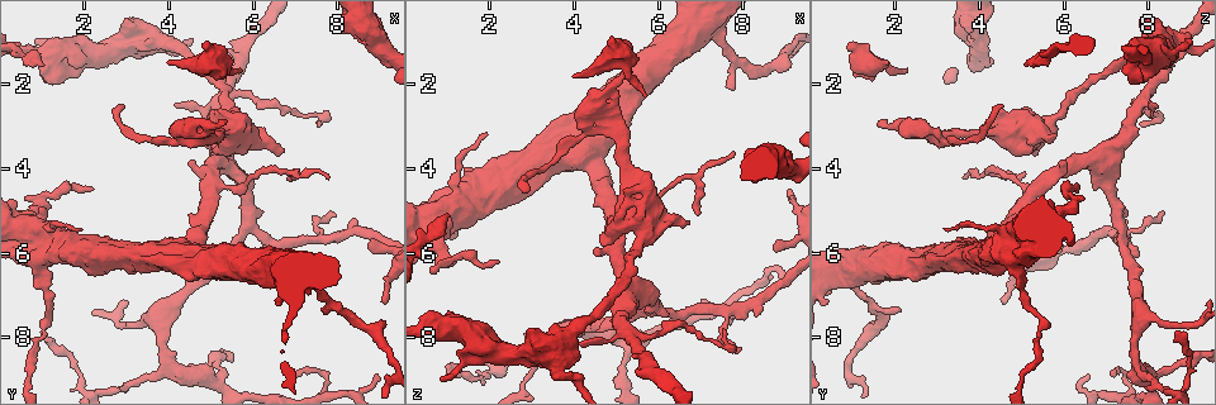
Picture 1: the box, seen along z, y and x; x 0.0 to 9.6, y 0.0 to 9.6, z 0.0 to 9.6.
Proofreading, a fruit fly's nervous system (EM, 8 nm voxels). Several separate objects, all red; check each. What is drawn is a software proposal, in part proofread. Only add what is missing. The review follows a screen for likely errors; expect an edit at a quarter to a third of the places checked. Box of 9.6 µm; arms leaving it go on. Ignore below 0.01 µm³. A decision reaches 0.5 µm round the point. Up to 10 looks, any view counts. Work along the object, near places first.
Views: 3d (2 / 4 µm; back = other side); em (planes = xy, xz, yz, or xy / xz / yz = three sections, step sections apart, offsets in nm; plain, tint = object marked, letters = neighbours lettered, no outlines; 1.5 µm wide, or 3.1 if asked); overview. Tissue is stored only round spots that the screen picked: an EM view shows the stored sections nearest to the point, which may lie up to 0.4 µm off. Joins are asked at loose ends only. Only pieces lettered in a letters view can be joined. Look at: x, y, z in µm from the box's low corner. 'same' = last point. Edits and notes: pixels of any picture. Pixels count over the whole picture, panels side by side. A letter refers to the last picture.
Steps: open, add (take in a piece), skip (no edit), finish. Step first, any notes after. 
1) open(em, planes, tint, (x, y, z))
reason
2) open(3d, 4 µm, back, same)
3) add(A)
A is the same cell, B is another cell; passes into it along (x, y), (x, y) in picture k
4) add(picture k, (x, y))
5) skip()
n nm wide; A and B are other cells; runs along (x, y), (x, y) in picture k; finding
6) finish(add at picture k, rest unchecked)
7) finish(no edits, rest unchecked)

open(3d, 2 µm, (6.65, 3.50, 5.30))
branch stops here

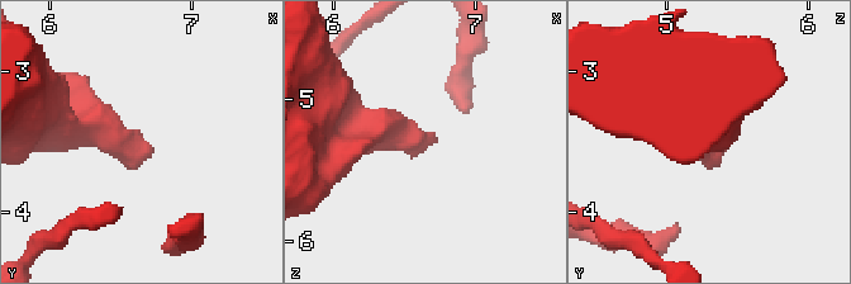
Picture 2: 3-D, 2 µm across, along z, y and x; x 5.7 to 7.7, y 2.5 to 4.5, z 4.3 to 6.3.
open(em, xy, step 8, letters, (6.70, 3.56, 5.26))
now the EM

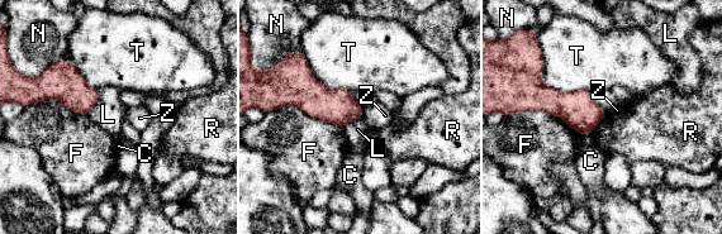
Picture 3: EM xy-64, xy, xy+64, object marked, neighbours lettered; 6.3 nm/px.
skip()
220 nm wide; C, F, L, N, R, T and Z are other cells; border along (364, 109), (361, 116) in picture 3; none of them fits

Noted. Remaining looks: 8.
open(em, yz, step 4, letters, (7.95, 5.10, 8.20))
tapers out

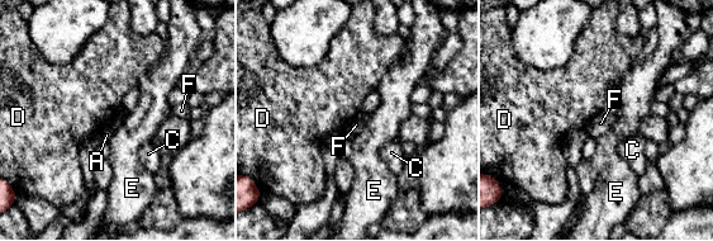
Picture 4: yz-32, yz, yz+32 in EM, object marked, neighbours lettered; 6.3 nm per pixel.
open(em, xz, step 8, letters, same)
cut it another way

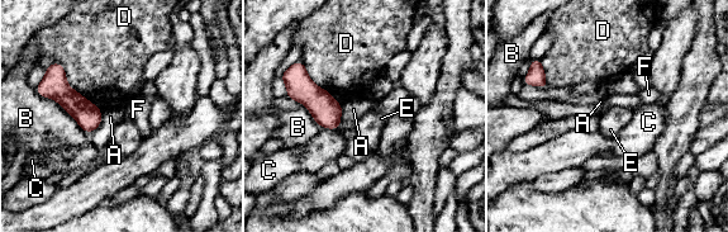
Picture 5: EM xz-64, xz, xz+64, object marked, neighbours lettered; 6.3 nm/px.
skip()
A, B, C, D, E and F are other cells; runs along (58, 72), (58, 88), (91, 127) in picture 5; no lettered piece goes on from it

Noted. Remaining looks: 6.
open(em, planes, letters, (7.80, 4.25, 3.55))
tapers out

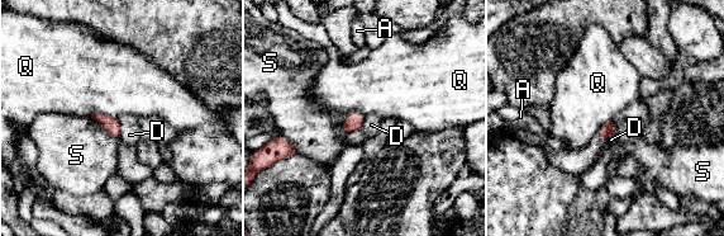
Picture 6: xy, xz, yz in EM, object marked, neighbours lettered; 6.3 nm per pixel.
skip()
A, D, Q and S are other cells; border along (90, 114), (109, 114), (118, 118) in picture 6; no lettered piece goes on from it

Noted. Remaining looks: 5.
open(3d, 2 µm, (1.05, 7.85, 8.70))
an open end

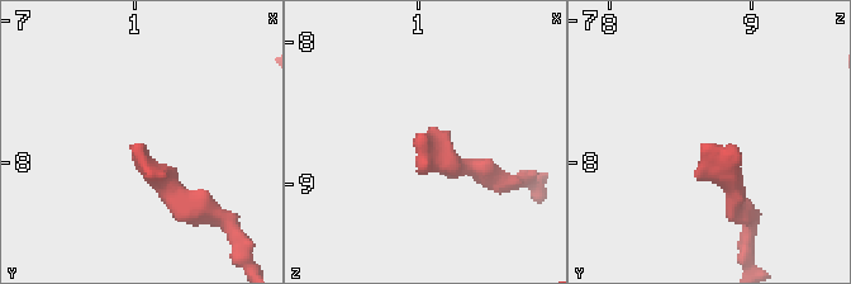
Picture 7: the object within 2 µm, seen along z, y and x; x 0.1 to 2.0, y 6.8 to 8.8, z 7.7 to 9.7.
open(em, planes, letters, (1.04, 7.86, 8.68))
now the EM

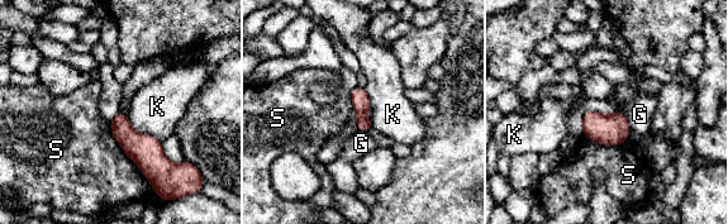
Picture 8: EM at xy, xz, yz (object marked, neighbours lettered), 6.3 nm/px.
skip()
G, K and S are other cells; border along (127, 114), (137, 132), (161, 142) in picture 8; no lettered piece goes on from it

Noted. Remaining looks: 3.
finish(no edits, rest unchecked)

